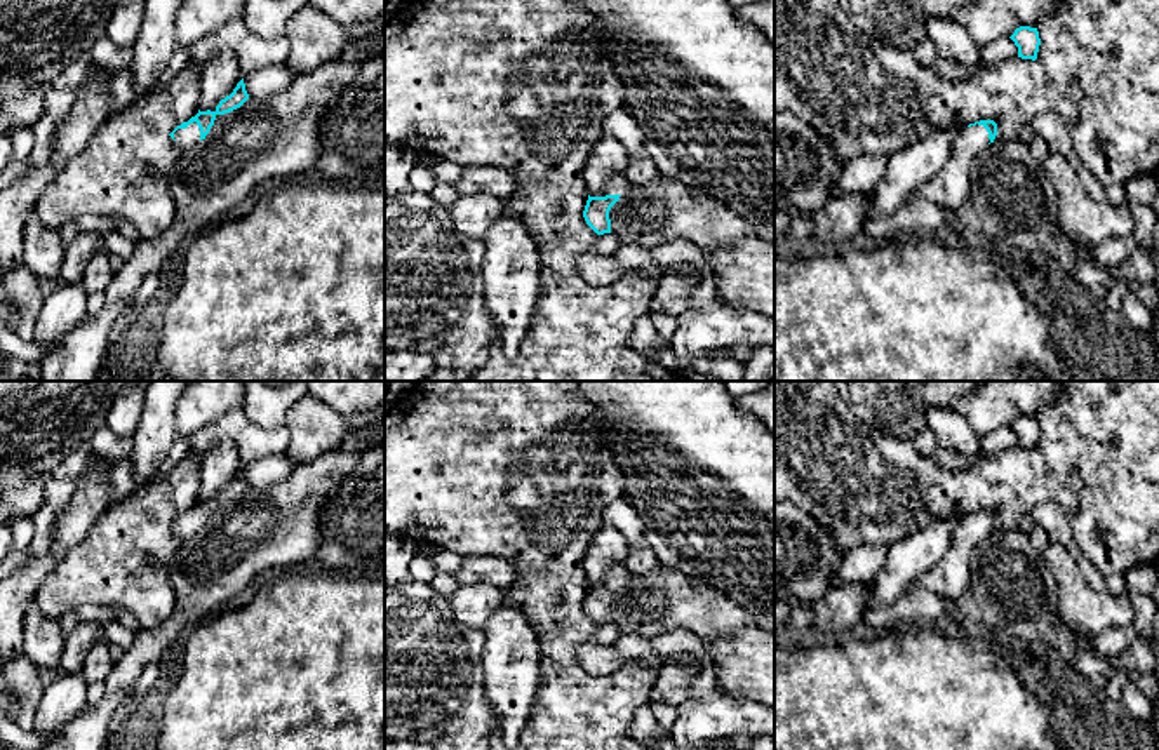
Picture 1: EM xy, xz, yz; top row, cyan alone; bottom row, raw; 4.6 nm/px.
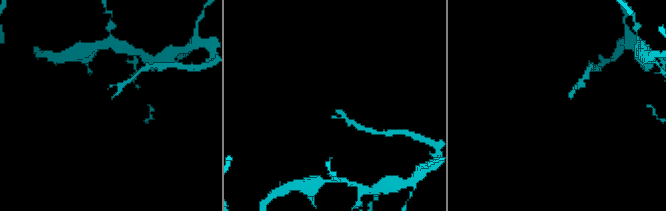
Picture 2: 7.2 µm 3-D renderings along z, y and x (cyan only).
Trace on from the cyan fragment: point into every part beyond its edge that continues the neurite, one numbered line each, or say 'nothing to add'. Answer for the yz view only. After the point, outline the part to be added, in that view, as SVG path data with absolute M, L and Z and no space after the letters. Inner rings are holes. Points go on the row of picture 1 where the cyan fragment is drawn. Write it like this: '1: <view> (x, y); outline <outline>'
1: yz (949, 188); outline M976 124L957 131L950 158L919 188L919 197L935 202L943 211L957 211L966 205L971 188L971 164L988 143L988 132L983 125Z

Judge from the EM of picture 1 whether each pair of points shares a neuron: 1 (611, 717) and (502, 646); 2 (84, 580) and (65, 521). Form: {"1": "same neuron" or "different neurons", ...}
{"1": "different neurons", "2": "different neurons"}

